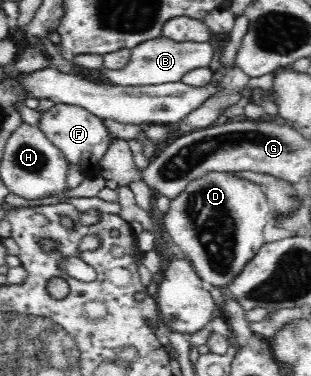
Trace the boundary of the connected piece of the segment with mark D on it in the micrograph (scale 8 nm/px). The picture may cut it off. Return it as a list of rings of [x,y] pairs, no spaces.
[[[209,172],[207,176],[193,180],[172,199],[170,213],[160,216],[171,239],[191,259],[199,276],[220,289],[233,284],[266,244],[263,228],[270,224],[273,213],[273,205],[259,184],[240,178],[233,180],[233,177],[230,172]]]

